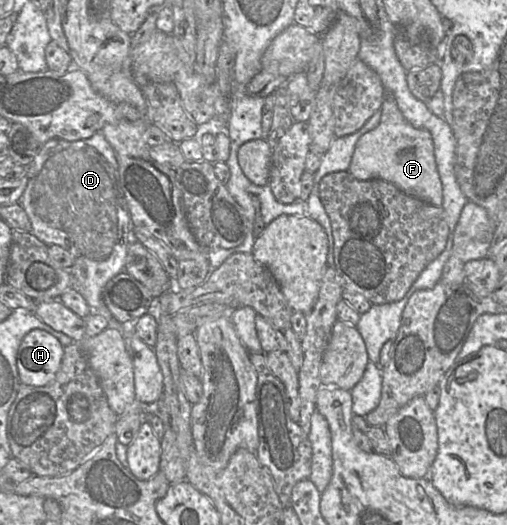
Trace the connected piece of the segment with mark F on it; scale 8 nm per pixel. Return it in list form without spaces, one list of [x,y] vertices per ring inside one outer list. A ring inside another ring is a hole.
[[[385,94],[380,111],[378,126],[358,139],[348,171],[358,180],[382,179],[394,184],[408,195],[441,206],[442,183],[437,171],[431,133],[413,127],[389,94]]]

